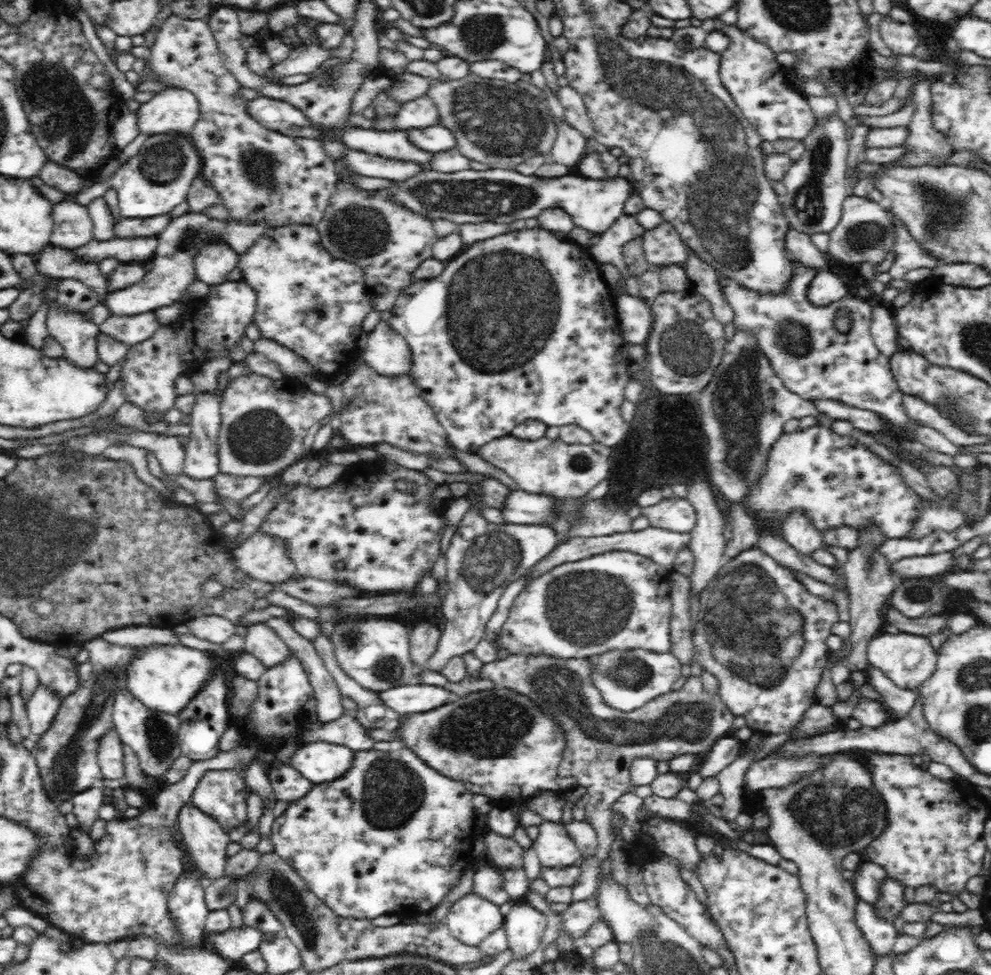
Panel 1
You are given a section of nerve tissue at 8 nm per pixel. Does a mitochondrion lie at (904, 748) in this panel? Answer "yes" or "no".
no

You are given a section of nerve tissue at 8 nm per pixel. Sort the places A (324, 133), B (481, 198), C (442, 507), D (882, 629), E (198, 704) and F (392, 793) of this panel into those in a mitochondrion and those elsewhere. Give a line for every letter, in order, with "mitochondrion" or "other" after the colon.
A: other
B: mitochondrion
C: other
D: other
E: other
F: mitochondrion

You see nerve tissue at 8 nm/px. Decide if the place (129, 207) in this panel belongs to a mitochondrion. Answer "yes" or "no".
no

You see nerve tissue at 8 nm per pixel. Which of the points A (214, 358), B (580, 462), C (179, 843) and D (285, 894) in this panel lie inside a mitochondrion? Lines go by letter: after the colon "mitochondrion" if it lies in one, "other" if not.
A: other
B: mitochondrion
C: other
D: mitochondrion

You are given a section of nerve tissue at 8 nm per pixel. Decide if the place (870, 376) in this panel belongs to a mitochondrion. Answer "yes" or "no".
no

